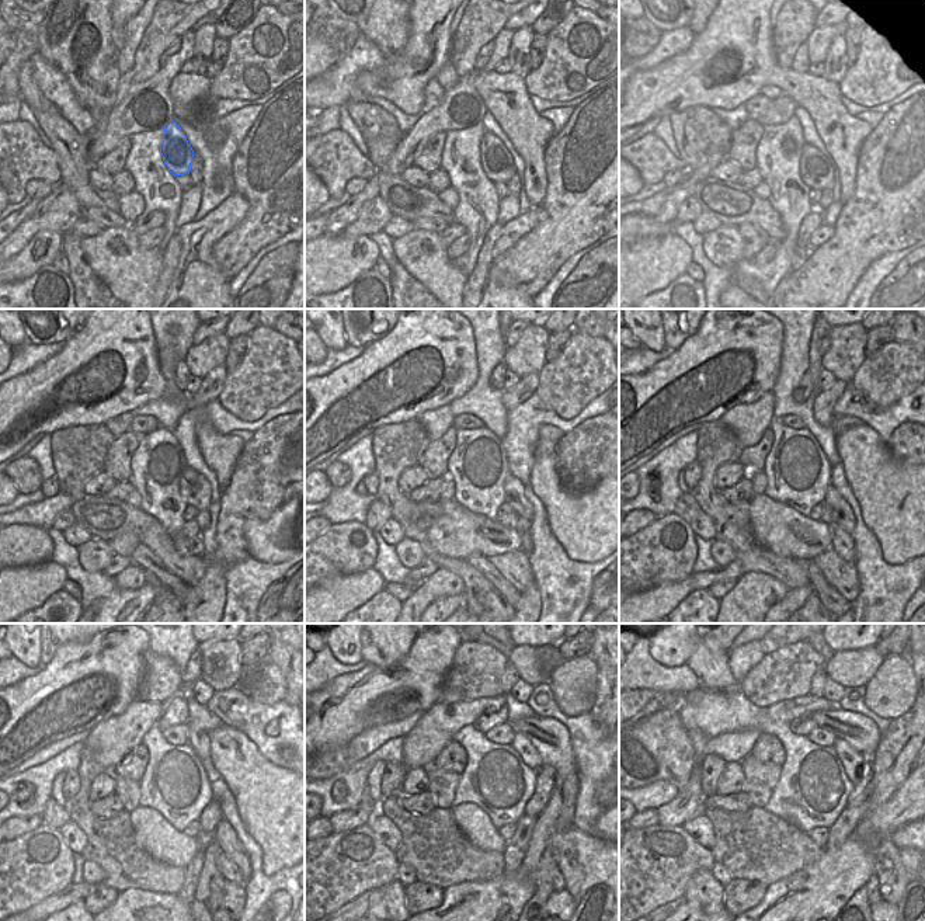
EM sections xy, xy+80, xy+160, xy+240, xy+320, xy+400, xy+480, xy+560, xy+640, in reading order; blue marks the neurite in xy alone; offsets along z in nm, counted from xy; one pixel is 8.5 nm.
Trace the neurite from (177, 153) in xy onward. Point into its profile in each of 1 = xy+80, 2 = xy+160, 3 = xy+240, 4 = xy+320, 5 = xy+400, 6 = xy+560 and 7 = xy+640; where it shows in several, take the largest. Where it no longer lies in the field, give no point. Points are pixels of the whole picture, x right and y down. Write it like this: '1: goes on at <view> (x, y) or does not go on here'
1: goes on at xy+80 (496, 160)
2: goes on at xy+160 (814, 169)
3: goes on at xy+240 (194, 487)
4: goes on at xy+320 (513, 487)
5: goes on at xy+400 (842, 514)
6: goes on at xy+560 (563, 850)
7: goes on at xy+640 (893, 878)

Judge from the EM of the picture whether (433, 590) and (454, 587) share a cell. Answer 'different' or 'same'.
same

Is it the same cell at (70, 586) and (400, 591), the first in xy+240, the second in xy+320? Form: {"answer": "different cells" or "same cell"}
{"answer": "same cell"}

